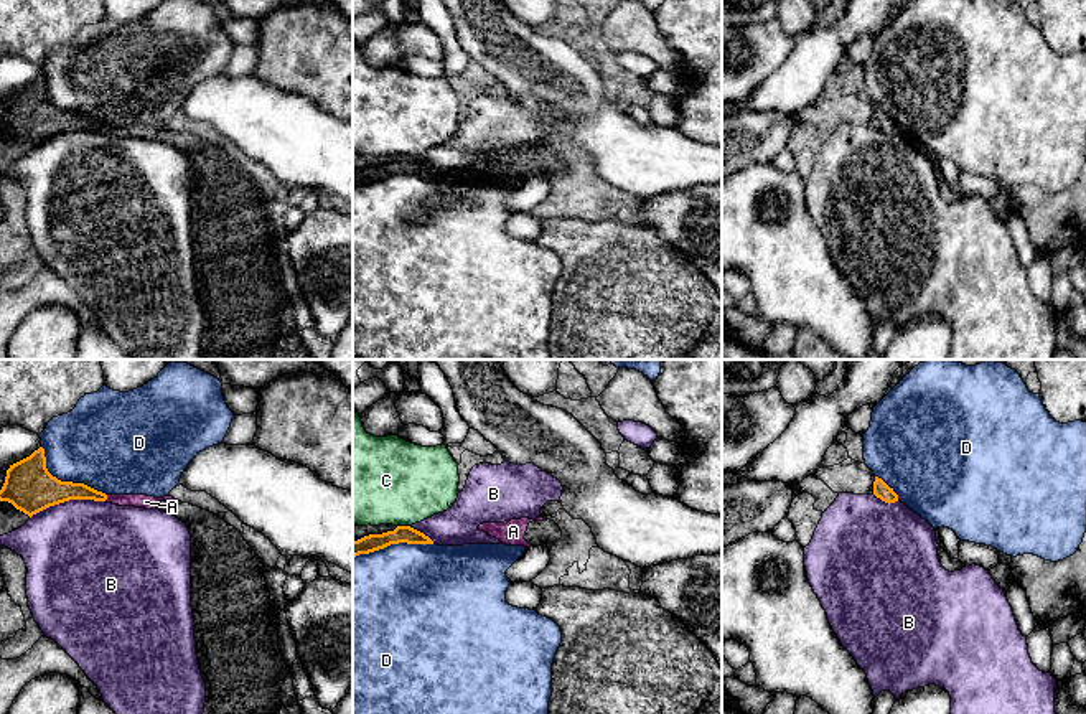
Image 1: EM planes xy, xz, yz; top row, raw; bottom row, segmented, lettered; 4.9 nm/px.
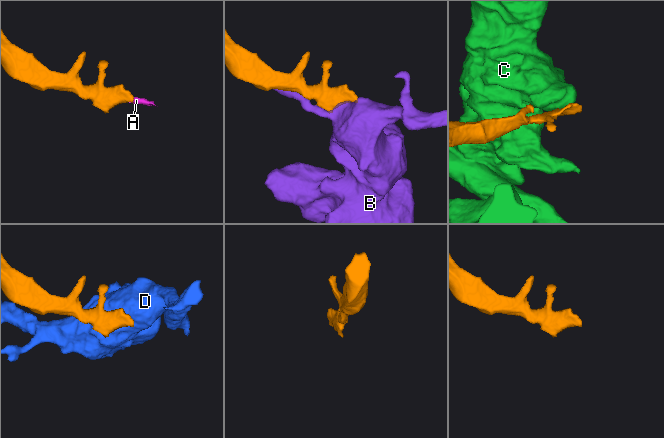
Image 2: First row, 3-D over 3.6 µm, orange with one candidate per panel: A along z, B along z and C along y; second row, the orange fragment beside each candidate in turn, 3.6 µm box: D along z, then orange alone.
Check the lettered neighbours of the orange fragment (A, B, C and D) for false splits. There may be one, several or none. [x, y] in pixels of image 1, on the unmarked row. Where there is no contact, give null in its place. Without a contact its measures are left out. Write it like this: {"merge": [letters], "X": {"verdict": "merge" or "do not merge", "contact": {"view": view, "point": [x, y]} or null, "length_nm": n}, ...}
{"merge": ["A"], "A": {"verdict": "merge", "contact": {"view": "xy", "point": [106, 129]}, "length_nm": 40}, "B": {"verdict": "do not merge", "contact": {"view": "xy", "point": [66, 131]}, "length_nm": 380}, "C": {"verdict": "do not merge", "contact": {"view": "xz", "point": [404, 157]}, "length_nm": 60}, "D": {"verdict": "do not merge", "contact": {"view": "xy", "point": [65, 112]}, "length_nm": 400}}

